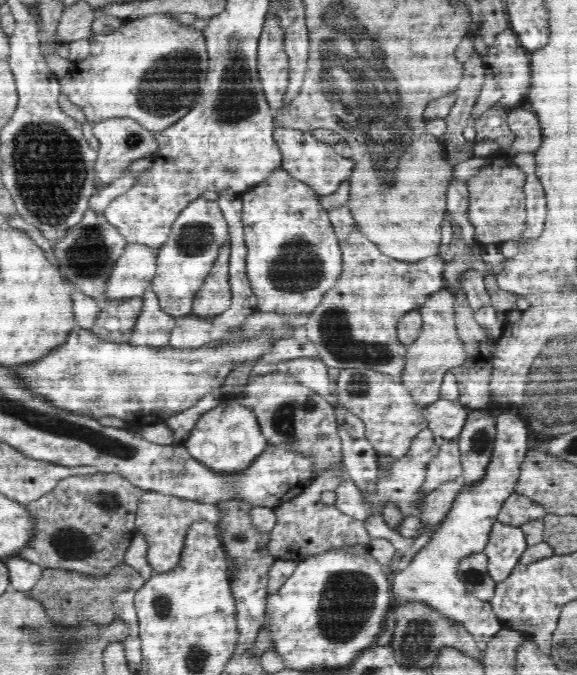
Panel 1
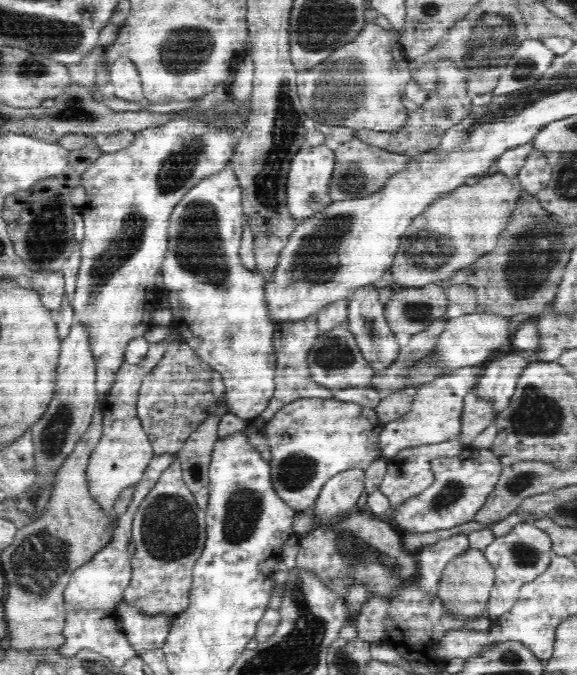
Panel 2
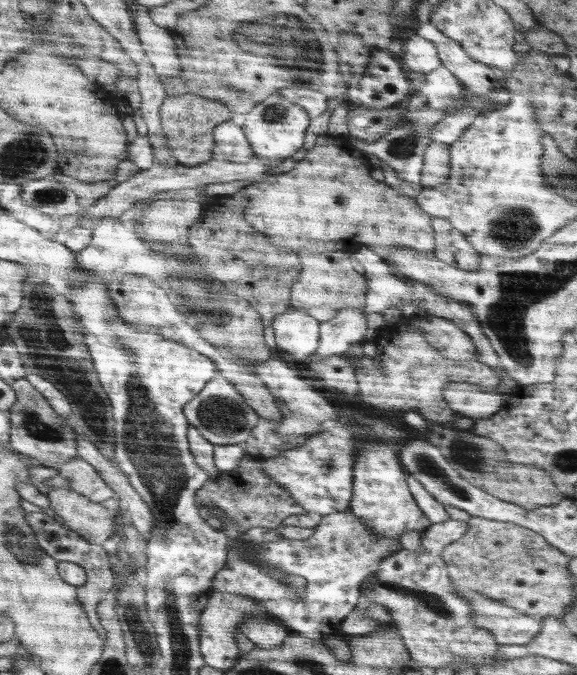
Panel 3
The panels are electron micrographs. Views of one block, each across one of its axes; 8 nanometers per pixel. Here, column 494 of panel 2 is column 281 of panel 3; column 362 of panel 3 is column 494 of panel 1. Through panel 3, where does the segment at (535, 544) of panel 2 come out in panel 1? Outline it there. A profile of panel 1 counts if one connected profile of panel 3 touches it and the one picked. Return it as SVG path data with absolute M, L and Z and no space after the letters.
M497 521L490 532L490 540L483 552L488 559L488 573L498 584L506 580L519 565L519 558L527 549L524 532L520 527Z

